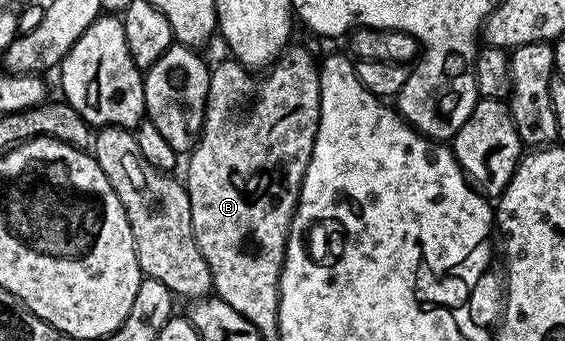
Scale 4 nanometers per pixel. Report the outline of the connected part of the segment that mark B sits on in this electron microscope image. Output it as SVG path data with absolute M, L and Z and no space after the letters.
M289 46L284 54L276 60L274 66L259 79L259 74L253 73L235 59L225 58L225 63L211 68L208 76L208 105L204 108L204 130L201 131L196 146L192 148L188 159L188 179L186 186L190 197L192 210L192 228L198 249L202 257L206 257L206 265L210 265L212 273L212 286L215 294L225 299L235 311L242 313L253 321L260 319L280 318L280 274L284 268L284 254L288 244L288 230L292 225L292 214L296 212L296 205L300 202L300 190L308 162L314 149L316 130L320 124L320 68L317 60L312 60L312 55L304 47Z

